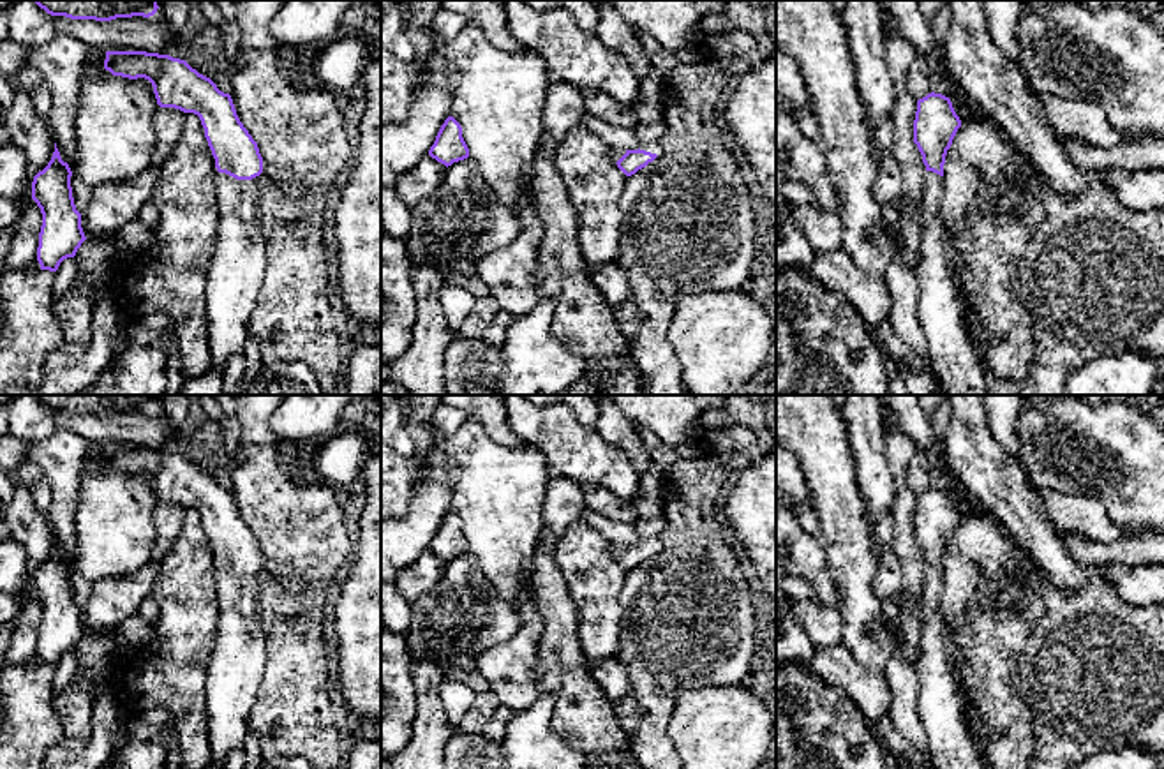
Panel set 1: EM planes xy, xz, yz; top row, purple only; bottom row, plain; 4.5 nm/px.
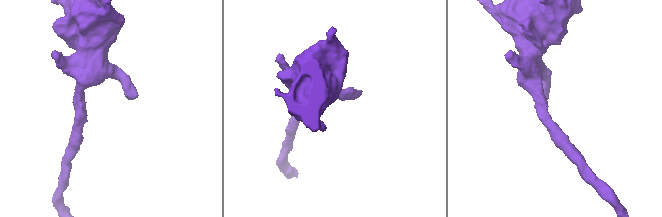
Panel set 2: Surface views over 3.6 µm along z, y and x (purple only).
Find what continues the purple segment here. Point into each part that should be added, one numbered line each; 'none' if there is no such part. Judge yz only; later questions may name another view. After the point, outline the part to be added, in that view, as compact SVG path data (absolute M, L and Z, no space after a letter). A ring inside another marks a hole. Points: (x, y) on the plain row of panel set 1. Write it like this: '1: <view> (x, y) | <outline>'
1: yz (940, 708) | M926 566L921 598L922 631L915 661L921 684L917 714L928 734L933 769L986 769L972 743L963 697L944 651L944 616L940 610L942 571Z

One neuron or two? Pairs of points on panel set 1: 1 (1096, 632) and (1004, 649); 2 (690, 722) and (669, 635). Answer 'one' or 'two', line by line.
1: two
2: two

